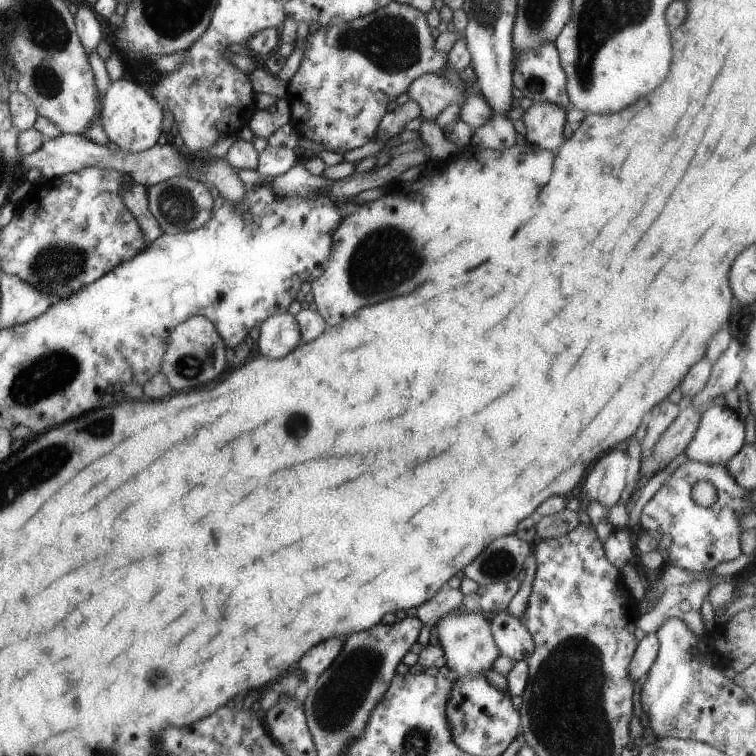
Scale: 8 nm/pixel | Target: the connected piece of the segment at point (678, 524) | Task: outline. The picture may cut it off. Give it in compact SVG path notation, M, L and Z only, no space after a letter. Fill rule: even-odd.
M687 459L644 506L640 528L672 536L672 546L665 553L667 565L692 572L712 571L721 562L738 558L741 554L739 512L753 508L750 493L732 478L725 465L697 463ZM699 480L710 480L718 490L716 502L706 508L698 506L692 498L691 490Z

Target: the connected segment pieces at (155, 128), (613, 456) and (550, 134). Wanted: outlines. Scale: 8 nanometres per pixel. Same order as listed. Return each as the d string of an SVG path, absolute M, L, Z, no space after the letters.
M119 78L101 98L101 121L108 138L118 148L130 152L144 152L152 148L162 131L162 107L148 92L146 86L134 81Z
M612 450L598 460L594 468L586 474L582 490L591 501L598 501L604 506L613 507L627 485L629 454L622 450Z
M534 101L522 118L527 131L525 139L533 147L556 152L564 140L567 111L548 101Z

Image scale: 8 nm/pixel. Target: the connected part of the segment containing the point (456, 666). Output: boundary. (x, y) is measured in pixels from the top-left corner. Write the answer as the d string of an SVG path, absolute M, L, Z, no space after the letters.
M452 609L446 616L443 616L435 624L440 646L445 654L445 664L449 667L450 672L454 672L455 678L468 675L484 675L486 670L493 669L493 662L500 654L500 649L496 646L490 624L489 614L476 611L462 612L458 609Z

